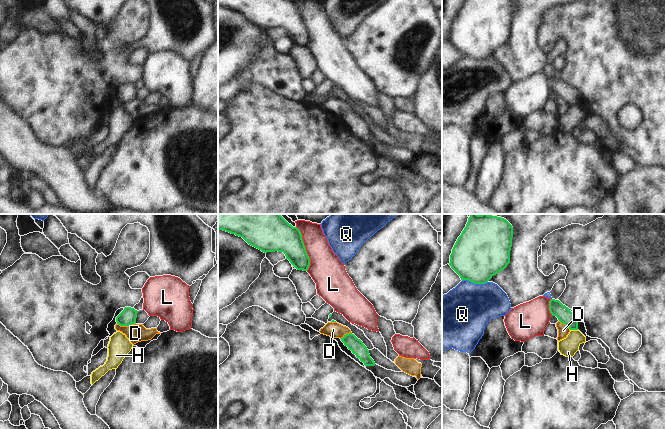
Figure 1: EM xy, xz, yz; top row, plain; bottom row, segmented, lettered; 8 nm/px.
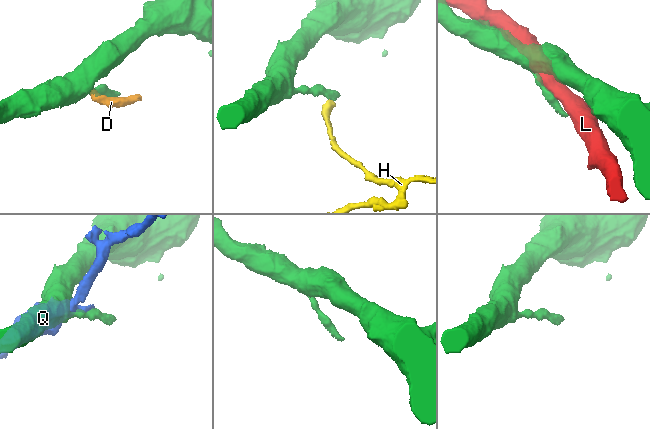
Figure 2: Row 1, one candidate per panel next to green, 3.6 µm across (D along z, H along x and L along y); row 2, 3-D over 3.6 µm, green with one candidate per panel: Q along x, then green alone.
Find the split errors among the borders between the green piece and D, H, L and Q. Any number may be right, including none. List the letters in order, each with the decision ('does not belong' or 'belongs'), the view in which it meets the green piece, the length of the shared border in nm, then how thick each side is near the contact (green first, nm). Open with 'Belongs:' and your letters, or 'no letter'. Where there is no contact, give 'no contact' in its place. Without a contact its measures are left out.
Belongs: no letter
D: does not belong; contact in xy; length 150 nm; calibres 130 and 150 nm
H: does not belong; contact in yz; length 60 nm; calibres 120 and 150 nm
L: does not belong; contact in xz; length 380 nm; calibres 220 and 260 nm
Q: does not belong; contact in yz; length 200 nm; calibres 420 and 400 nm

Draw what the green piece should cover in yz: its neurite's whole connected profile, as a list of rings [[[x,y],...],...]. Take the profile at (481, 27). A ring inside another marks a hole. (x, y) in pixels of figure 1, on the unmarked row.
[[[466,0],[452,25],[449,41],[461,56],[485,60],[510,39],[512,14],[511,0]]]

